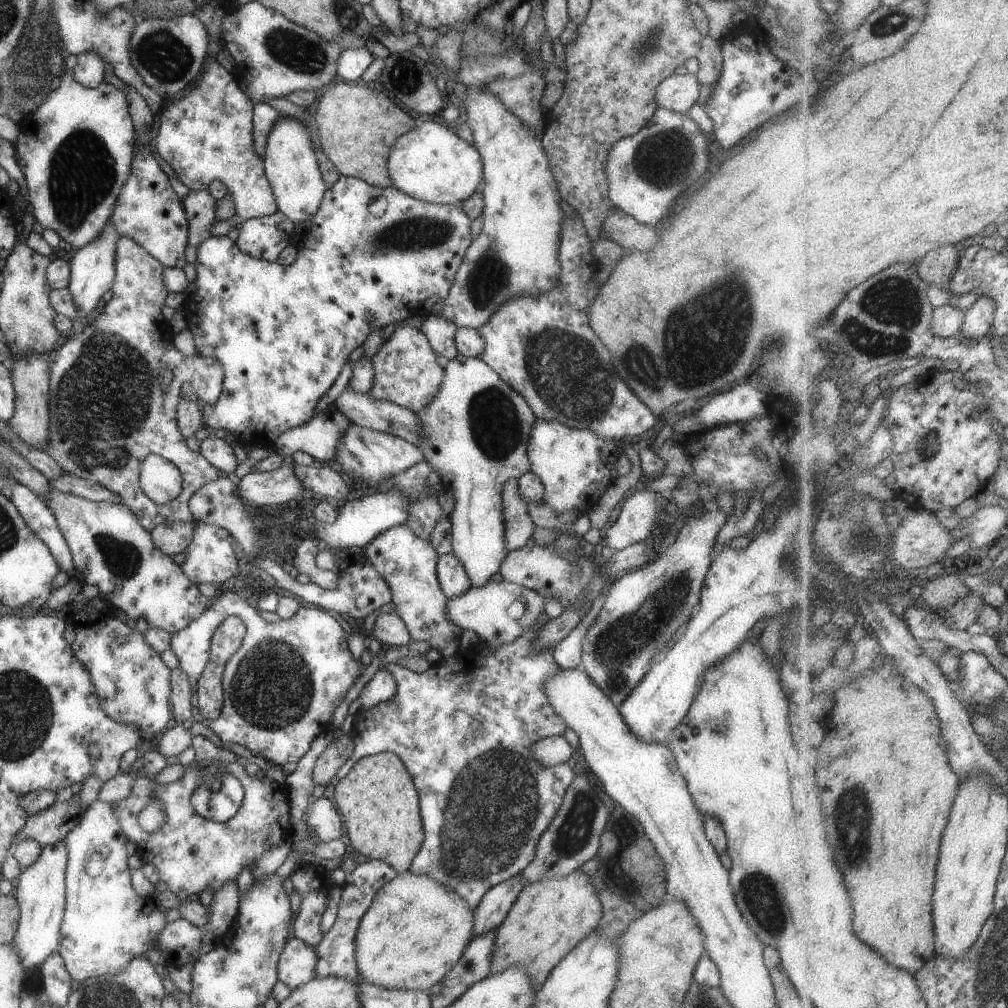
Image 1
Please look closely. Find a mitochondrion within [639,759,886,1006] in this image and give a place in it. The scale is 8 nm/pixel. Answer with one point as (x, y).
(854, 813)

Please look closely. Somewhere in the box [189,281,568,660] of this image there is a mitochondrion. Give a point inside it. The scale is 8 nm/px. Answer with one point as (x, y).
(496, 423)

